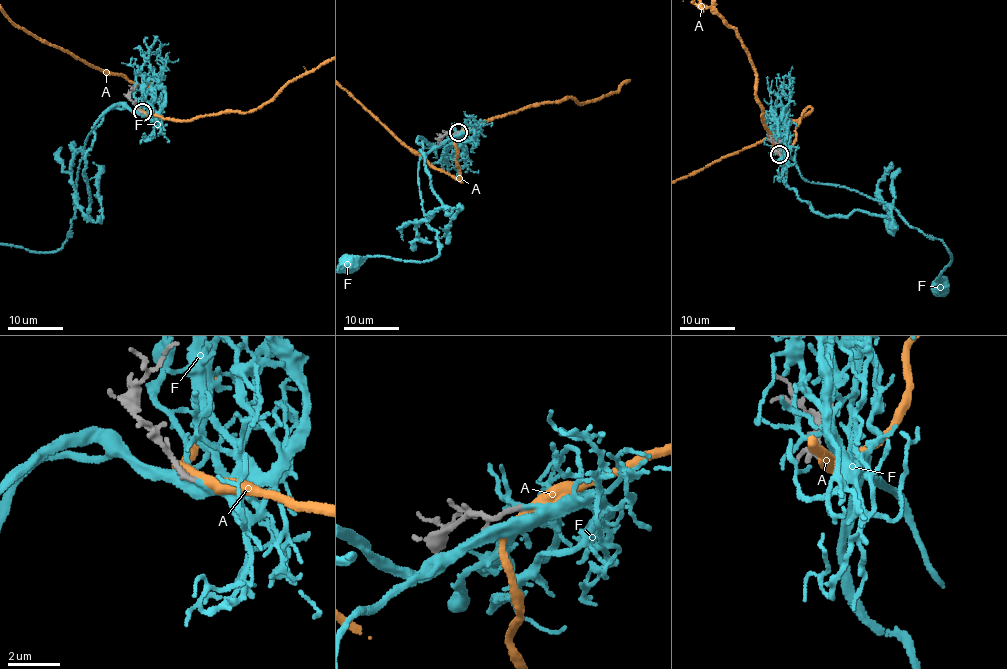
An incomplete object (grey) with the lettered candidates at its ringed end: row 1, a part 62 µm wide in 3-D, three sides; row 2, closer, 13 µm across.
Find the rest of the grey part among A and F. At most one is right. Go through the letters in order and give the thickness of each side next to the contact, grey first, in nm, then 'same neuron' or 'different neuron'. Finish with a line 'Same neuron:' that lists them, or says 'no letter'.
A: calibres 200 and 360 nm; different neuron
F: calibres 180 and 320 nm; same neuron
Same neuron: F

